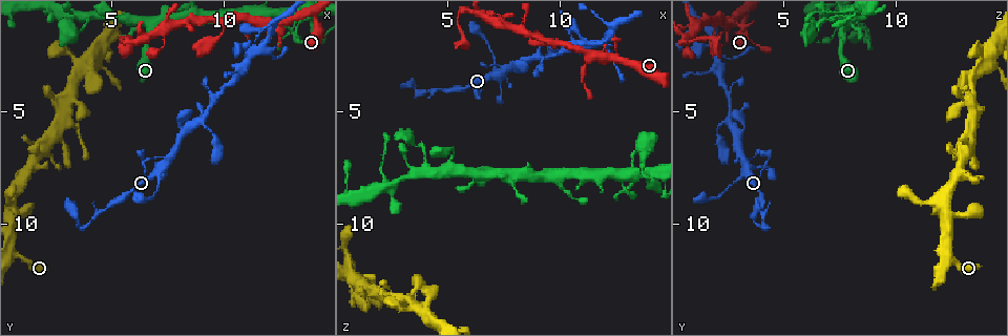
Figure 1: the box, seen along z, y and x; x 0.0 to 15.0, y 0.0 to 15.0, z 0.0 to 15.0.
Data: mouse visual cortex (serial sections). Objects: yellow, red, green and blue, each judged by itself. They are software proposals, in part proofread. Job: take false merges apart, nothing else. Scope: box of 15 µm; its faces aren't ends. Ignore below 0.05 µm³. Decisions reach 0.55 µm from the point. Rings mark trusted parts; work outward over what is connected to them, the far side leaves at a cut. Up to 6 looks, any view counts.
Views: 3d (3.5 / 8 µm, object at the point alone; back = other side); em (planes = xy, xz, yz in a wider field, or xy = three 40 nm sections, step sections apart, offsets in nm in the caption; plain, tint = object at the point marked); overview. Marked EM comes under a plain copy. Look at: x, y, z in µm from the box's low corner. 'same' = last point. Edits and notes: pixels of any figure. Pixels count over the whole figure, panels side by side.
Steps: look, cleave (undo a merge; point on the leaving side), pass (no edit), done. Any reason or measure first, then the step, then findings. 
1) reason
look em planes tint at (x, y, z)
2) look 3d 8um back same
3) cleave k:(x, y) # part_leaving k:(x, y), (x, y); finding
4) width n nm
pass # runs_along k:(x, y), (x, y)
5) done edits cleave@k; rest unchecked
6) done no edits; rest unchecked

narrows sharply
look 3d 3.5um at (2.4, 4.4, 13.0)

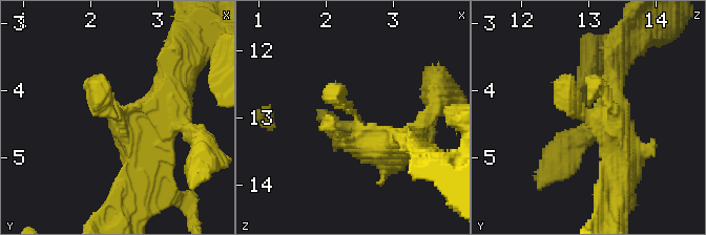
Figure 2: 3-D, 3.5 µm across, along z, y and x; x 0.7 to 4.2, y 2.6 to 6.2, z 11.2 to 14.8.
now the EM
look em xy step 1 tint at (2.45, 4.40, 12.90)

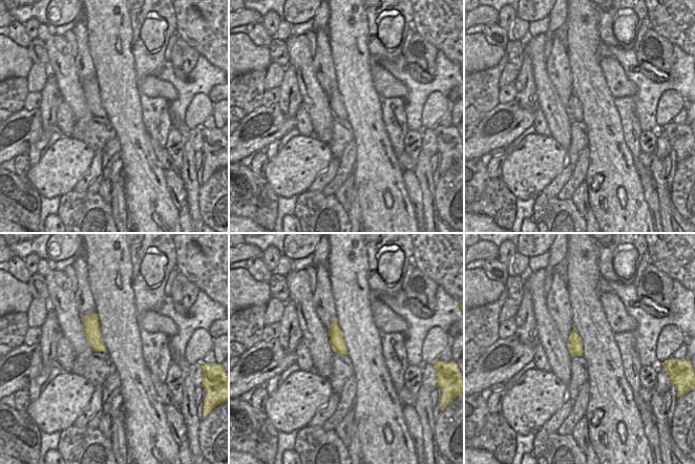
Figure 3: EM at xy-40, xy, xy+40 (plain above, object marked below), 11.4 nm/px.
pass # runs_along 2:(151, 155), (100, 101), (103, 75); one cell here

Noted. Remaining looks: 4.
calibre changes
look 3d 3.5um at (7.3, 7.5, 3.7)

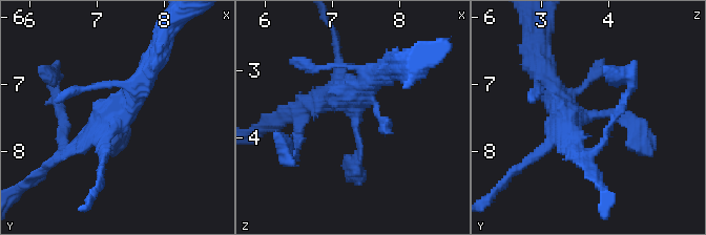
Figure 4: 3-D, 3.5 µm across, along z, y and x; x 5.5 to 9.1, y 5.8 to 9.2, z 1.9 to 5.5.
look em xy step 1 tint at (7.30, 7.55, 3.65)

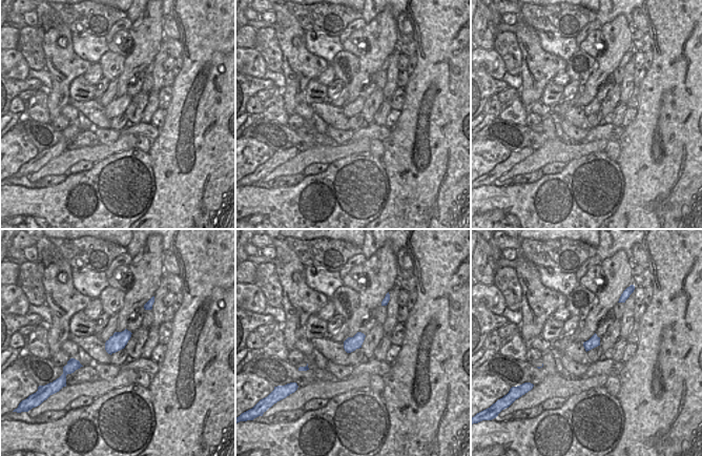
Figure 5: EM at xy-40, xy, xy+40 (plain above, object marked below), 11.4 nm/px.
look em xy step 2 tint same

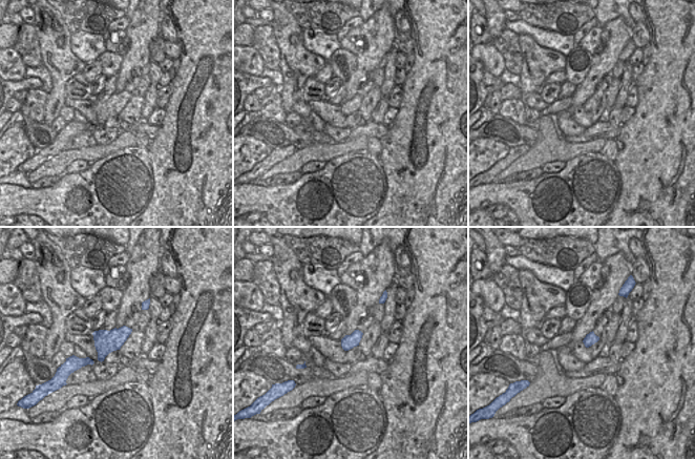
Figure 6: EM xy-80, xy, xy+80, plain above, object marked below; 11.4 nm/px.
pass # runs_along 4:(577, 147), (566, 114), (615, 114), (642, 137); one cell here

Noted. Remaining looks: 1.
done no edits; rest unchecked

